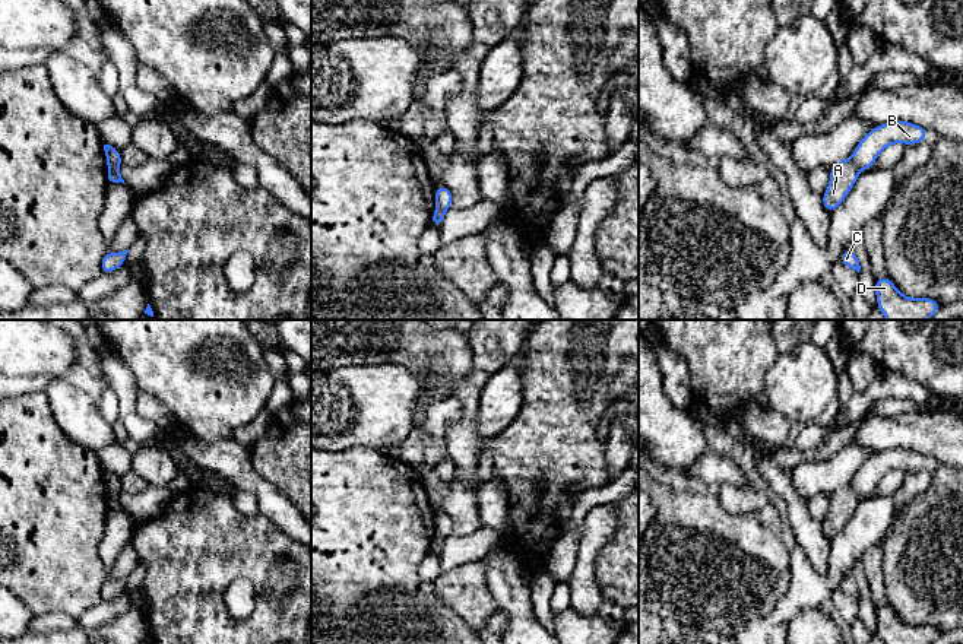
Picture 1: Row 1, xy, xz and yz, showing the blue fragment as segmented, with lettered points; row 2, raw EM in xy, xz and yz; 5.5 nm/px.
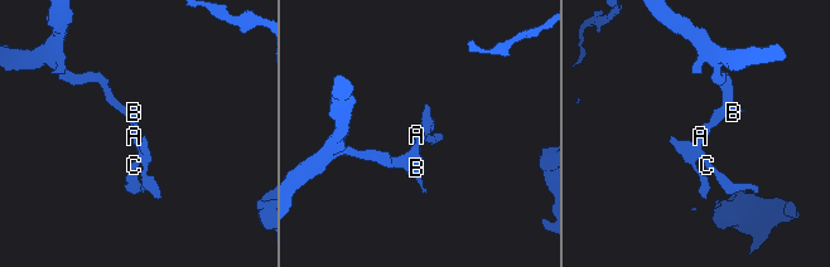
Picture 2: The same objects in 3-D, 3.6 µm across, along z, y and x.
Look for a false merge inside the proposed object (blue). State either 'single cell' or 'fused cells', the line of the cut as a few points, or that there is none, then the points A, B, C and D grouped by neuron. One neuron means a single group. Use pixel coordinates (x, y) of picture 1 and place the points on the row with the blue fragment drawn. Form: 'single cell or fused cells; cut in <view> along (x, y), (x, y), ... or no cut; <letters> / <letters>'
fused cells; cut in xy along (120, 162), (108, 170); A C D / B

